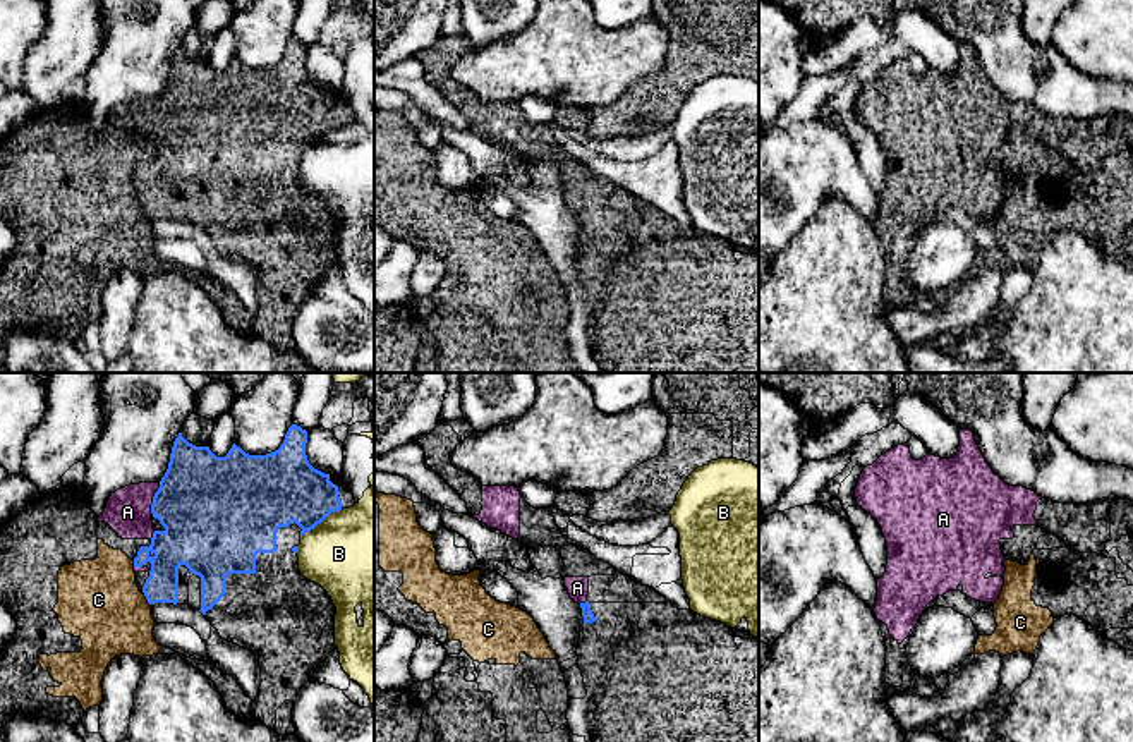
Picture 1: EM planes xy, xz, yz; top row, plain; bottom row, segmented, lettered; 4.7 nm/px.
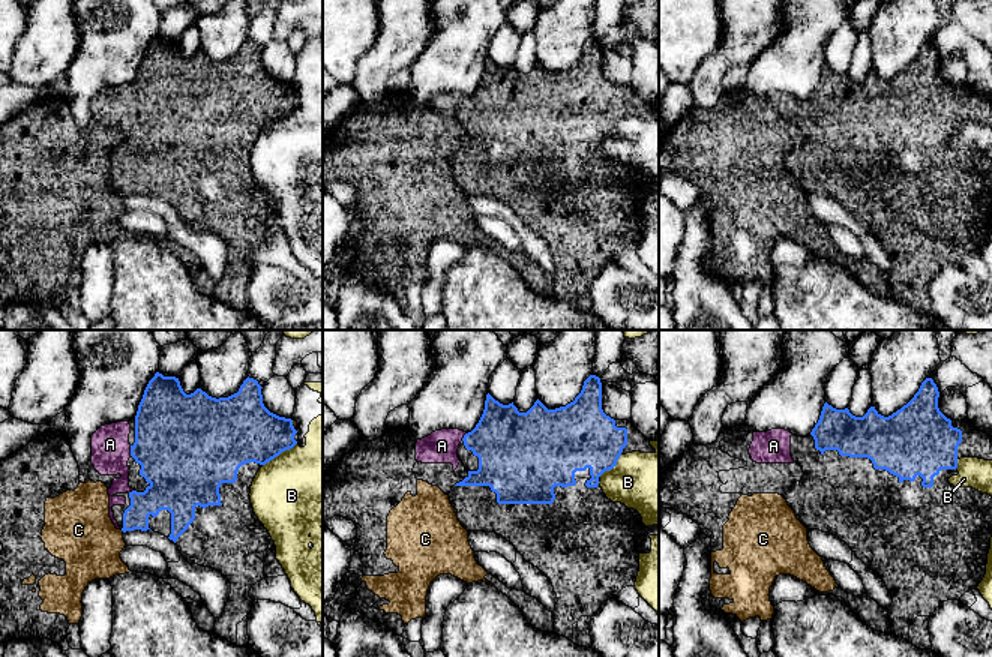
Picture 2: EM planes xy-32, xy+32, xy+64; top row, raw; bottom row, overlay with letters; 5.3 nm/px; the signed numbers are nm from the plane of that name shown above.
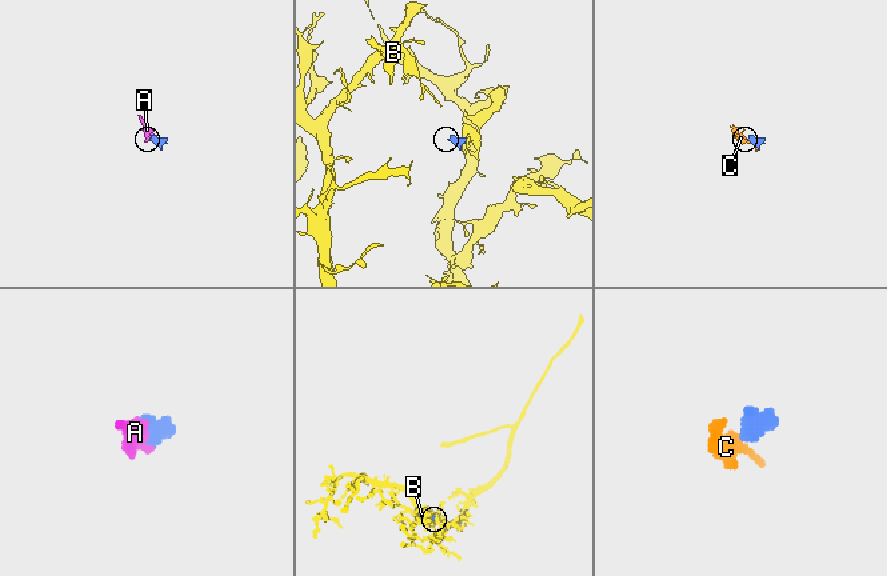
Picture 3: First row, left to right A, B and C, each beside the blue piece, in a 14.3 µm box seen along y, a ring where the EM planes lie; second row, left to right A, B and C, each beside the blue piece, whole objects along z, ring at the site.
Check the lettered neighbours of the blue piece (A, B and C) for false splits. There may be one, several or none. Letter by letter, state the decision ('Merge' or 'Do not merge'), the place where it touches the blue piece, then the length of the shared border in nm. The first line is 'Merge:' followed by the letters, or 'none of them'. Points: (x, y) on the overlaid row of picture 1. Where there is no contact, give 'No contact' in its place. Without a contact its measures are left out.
Merge: A
A: Merge. Touches blue at xy (153, 498). Shared border 150 nm
B: Do not merge. Touches blue at xy (320, 523). Shared border 240 nm
C: Do not merge. Touches blue at xy (146, 598). Shared border 70 nm

